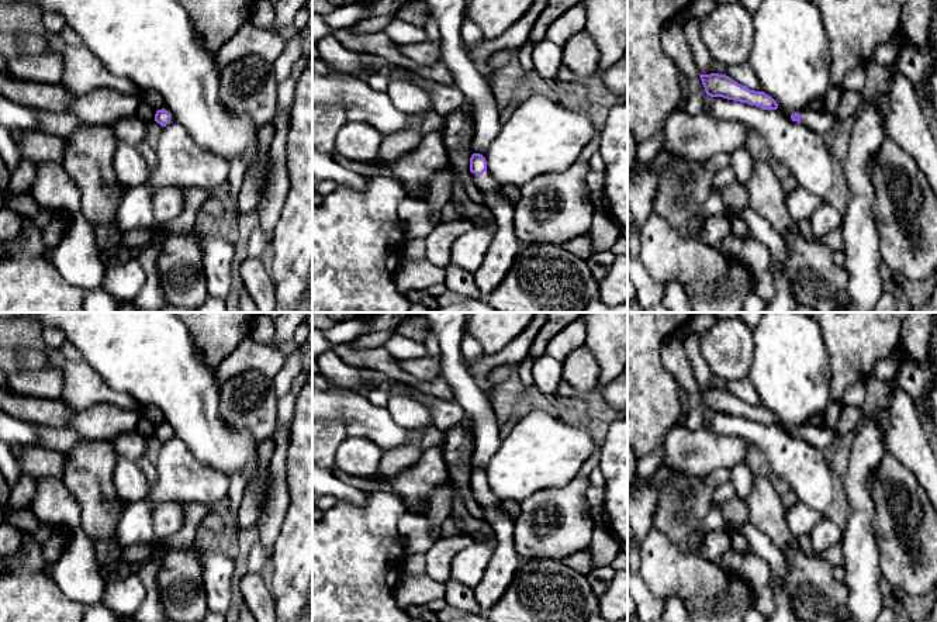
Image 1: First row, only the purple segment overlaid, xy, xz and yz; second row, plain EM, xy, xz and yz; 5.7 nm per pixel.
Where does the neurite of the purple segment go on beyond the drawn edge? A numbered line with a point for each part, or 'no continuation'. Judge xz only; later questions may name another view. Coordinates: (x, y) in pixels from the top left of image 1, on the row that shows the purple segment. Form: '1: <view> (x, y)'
1: xz (504, 248)

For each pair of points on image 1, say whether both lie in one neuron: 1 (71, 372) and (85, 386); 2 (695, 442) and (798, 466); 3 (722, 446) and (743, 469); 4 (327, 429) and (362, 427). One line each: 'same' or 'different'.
1: same
2: different
3: different
4: different

